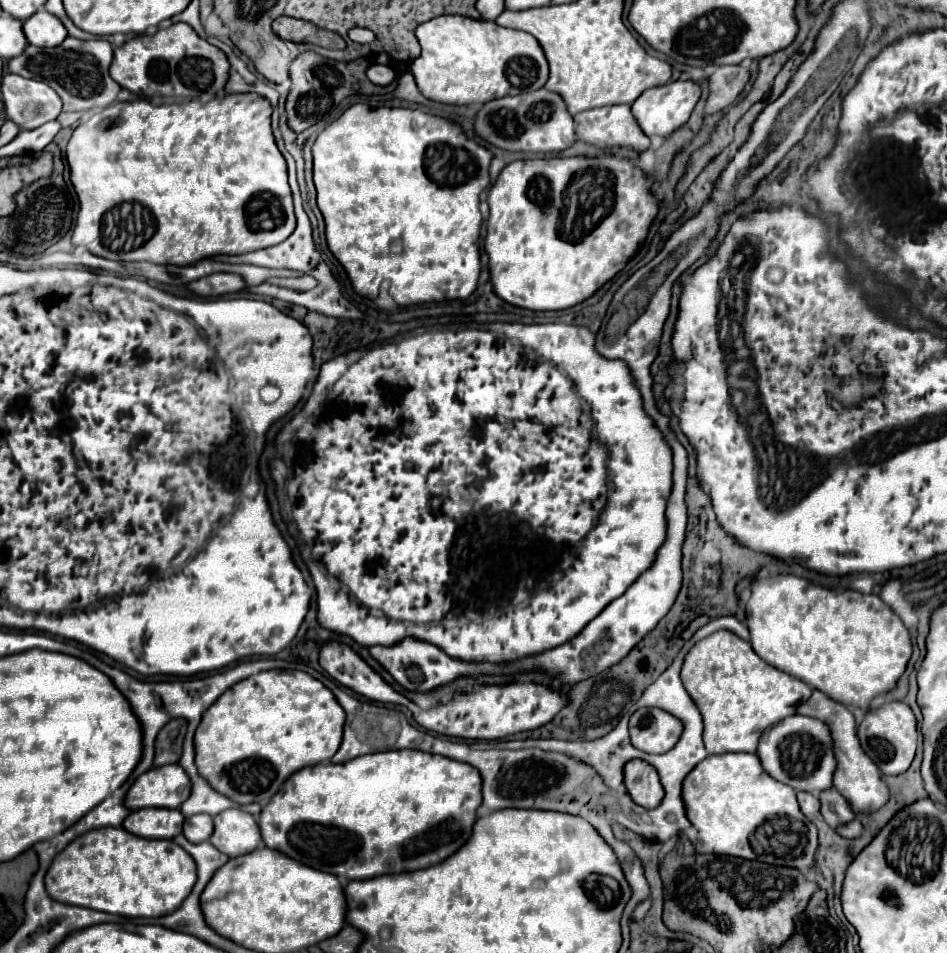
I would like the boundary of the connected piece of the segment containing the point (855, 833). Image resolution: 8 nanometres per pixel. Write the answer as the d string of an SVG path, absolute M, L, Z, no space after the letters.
M854 818L852 822L848 822L846 826L842 826L842 828L838 828L838 834L840 836L844 836L844 838L858 838L860 834L862 834L862 826L860 826L860 820L858 818Z

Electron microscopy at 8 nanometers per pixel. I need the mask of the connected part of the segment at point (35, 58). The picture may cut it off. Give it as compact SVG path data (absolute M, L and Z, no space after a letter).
M66 38L60 46L56 48L38 48L38 46L32 46L28 44L26 50L12 58L10 60L10 70L14 74L20 74L24 78L36 78L42 82L46 82L50 88L54 88L58 92L58 96L62 98L64 102L64 110L66 112L72 112L72 110L90 110L90 108L104 108L108 104L112 104L118 96L118 92L122 90L120 84L116 84L110 74L108 74L108 68L110 68L110 62L112 62L112 46L108 40L104 38L96 38L96 40L78 40L78 38Z

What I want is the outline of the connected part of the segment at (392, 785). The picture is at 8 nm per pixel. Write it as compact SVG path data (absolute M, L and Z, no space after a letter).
M388 750L388 752L374 752L368 756L360 756L354 760L348 760L344 764L316 764L298 770L284 782L284 786L278 790L278 794L270 800L270 804L262 810L260 816L260 830L264 844L272 850L278 850L310 868L342 876L348 880L368 880L384 874L404 874L404 872L416 872L424 870L428 866L436 866L444 862L448 856L452 856L460 846L464 846L472 834L472 826L476 822L476 810L482 804L482 782L480 772L474 766L468 766L466 762L456 762L438 754L424 754L422 750Z

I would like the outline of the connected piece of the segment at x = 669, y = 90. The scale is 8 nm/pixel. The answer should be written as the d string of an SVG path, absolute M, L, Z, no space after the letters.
M674 80L668 82L660 88L646 90L634 104L632 104L632 114L636 114L636 122L642 128L646 136L670 136L676 128L688 122L692 108L696 106L700 98L700 86L690 80Z

